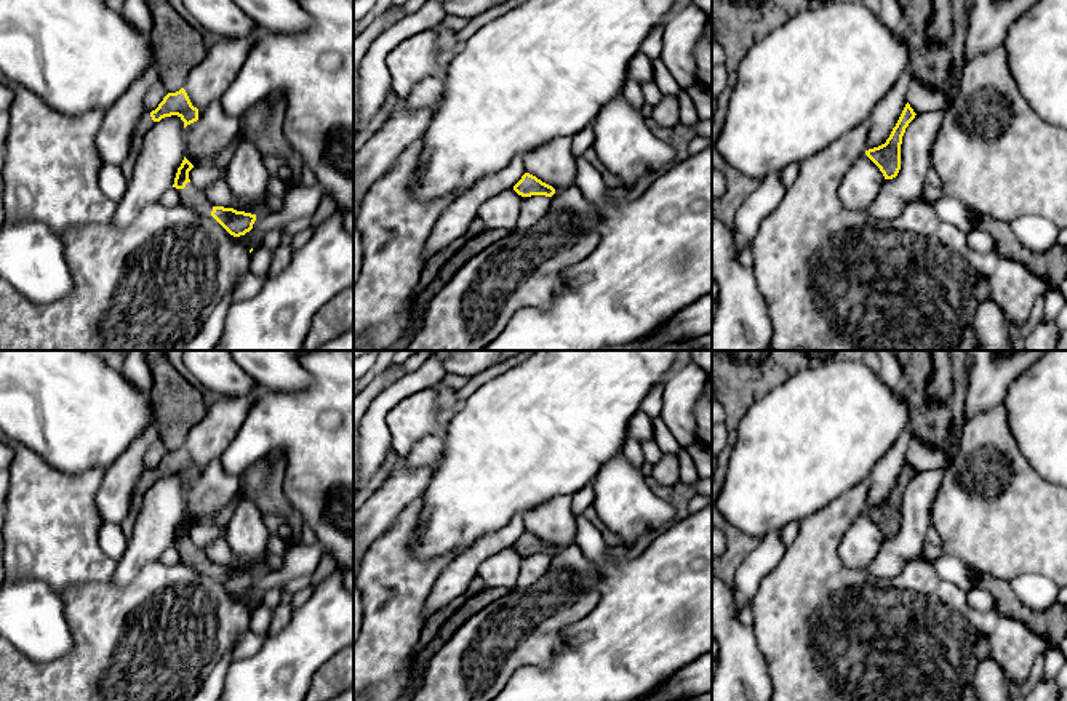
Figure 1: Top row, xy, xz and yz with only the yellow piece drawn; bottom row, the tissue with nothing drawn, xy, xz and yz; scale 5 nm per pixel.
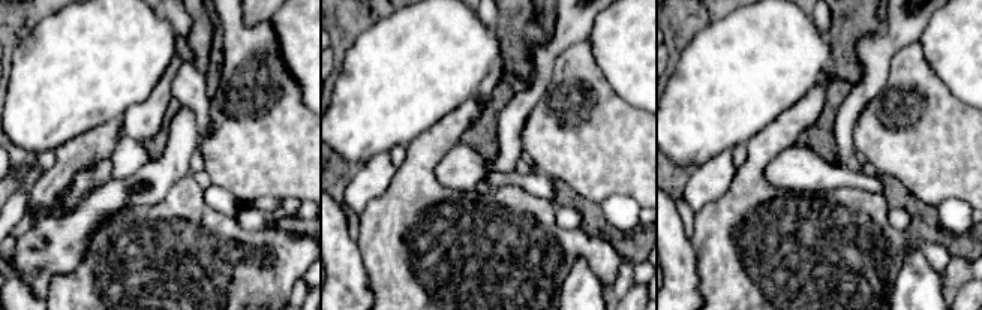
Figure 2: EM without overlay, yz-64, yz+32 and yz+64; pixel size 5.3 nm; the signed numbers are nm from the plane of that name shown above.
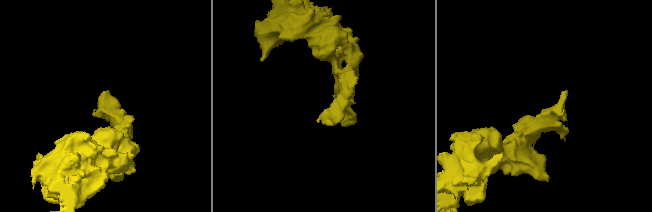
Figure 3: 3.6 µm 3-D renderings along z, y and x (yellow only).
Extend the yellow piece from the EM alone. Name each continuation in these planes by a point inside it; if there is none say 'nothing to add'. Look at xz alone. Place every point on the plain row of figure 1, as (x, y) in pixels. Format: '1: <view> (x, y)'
nothing to add

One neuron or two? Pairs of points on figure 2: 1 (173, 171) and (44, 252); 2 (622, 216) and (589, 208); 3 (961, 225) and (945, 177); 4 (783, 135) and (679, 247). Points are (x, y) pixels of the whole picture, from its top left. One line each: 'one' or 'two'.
1: one
2: two
3: two
4: two

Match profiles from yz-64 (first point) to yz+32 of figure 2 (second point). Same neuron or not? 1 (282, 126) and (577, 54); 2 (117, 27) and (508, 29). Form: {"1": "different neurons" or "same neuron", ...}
{"1": "same neuron", "2": "different neurons"}

